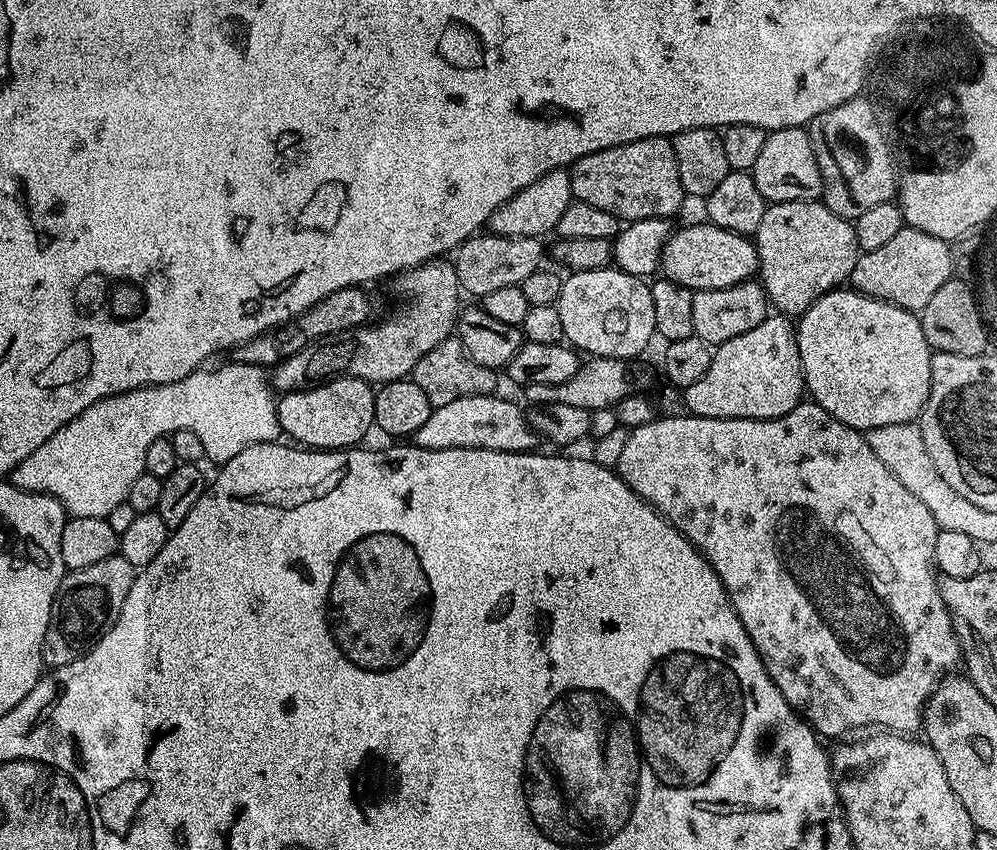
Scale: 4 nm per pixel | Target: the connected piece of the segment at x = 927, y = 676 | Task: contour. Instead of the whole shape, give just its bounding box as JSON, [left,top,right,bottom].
[614,402,962,737]

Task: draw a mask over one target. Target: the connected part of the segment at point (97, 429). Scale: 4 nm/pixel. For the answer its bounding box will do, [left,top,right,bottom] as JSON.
[10,362,282,518]

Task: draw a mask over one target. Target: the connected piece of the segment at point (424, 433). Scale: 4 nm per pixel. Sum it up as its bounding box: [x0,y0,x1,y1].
[414,394,542,452]

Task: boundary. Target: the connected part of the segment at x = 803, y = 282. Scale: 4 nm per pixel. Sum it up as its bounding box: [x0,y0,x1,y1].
[754,200,861,318]

